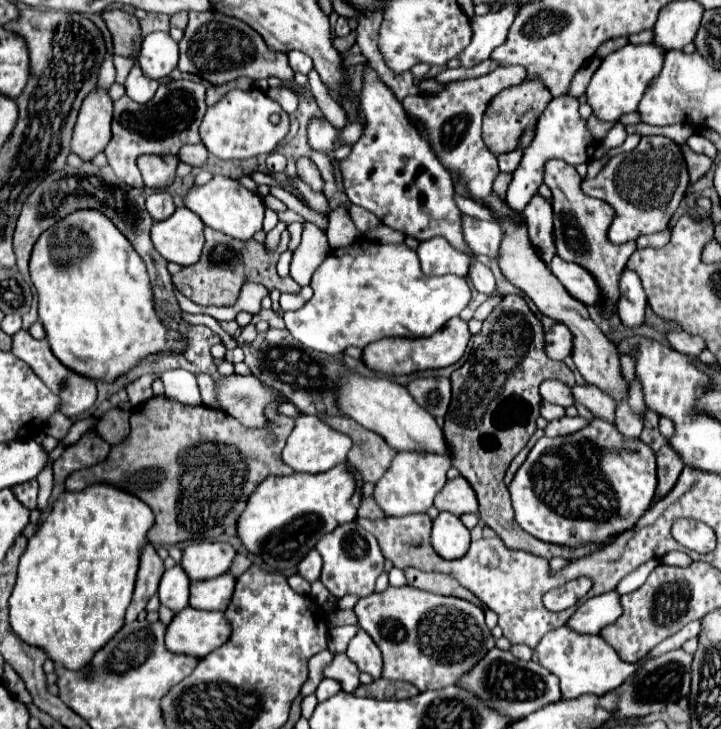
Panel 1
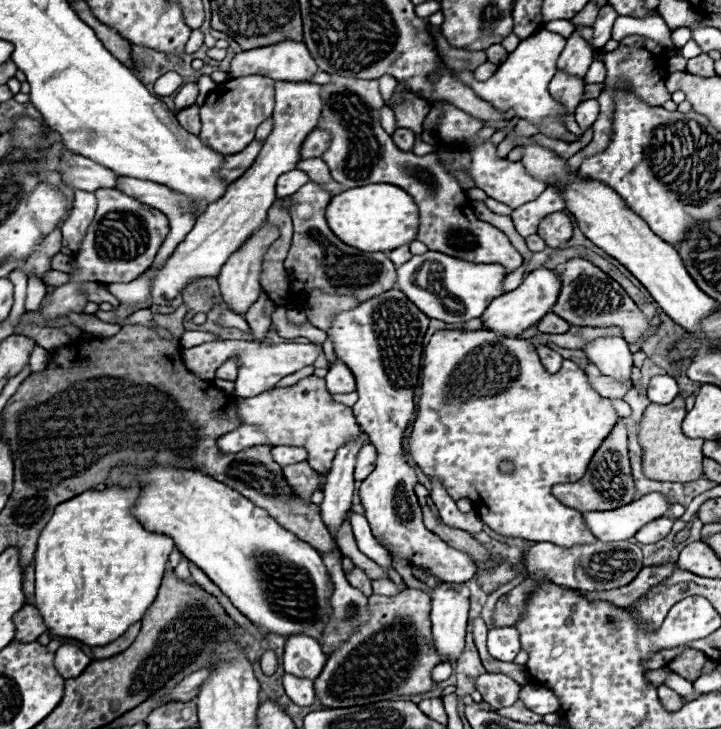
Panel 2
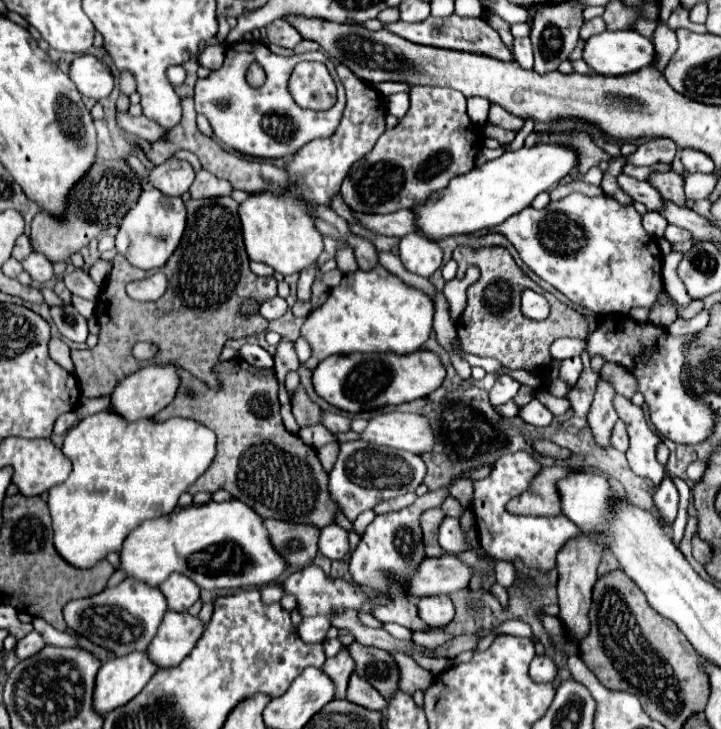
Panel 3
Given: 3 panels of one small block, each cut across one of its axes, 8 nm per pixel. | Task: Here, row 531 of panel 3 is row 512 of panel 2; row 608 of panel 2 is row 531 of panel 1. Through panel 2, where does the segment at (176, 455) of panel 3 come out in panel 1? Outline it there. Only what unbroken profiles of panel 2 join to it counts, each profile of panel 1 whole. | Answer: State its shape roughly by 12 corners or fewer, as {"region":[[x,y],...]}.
{"region":[[64,492],[20,558],[10,628],[82,670],[124,626],[142,500]]}

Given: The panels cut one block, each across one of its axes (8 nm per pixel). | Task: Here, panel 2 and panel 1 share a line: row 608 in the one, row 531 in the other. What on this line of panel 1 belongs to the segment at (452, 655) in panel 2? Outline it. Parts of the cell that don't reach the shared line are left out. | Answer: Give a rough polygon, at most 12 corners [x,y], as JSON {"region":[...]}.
{"region":[[458,516],[432,520],[432,546],[442,558],[468,552],[470,532]]}

